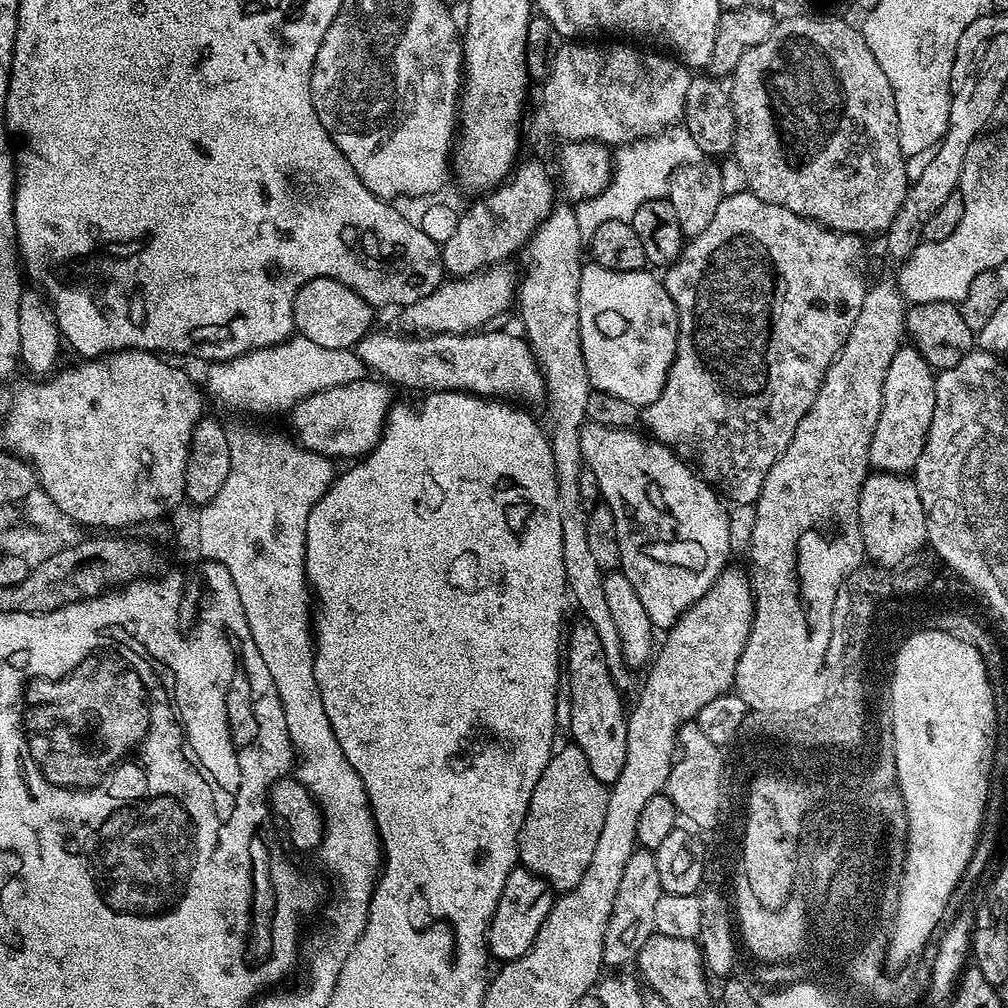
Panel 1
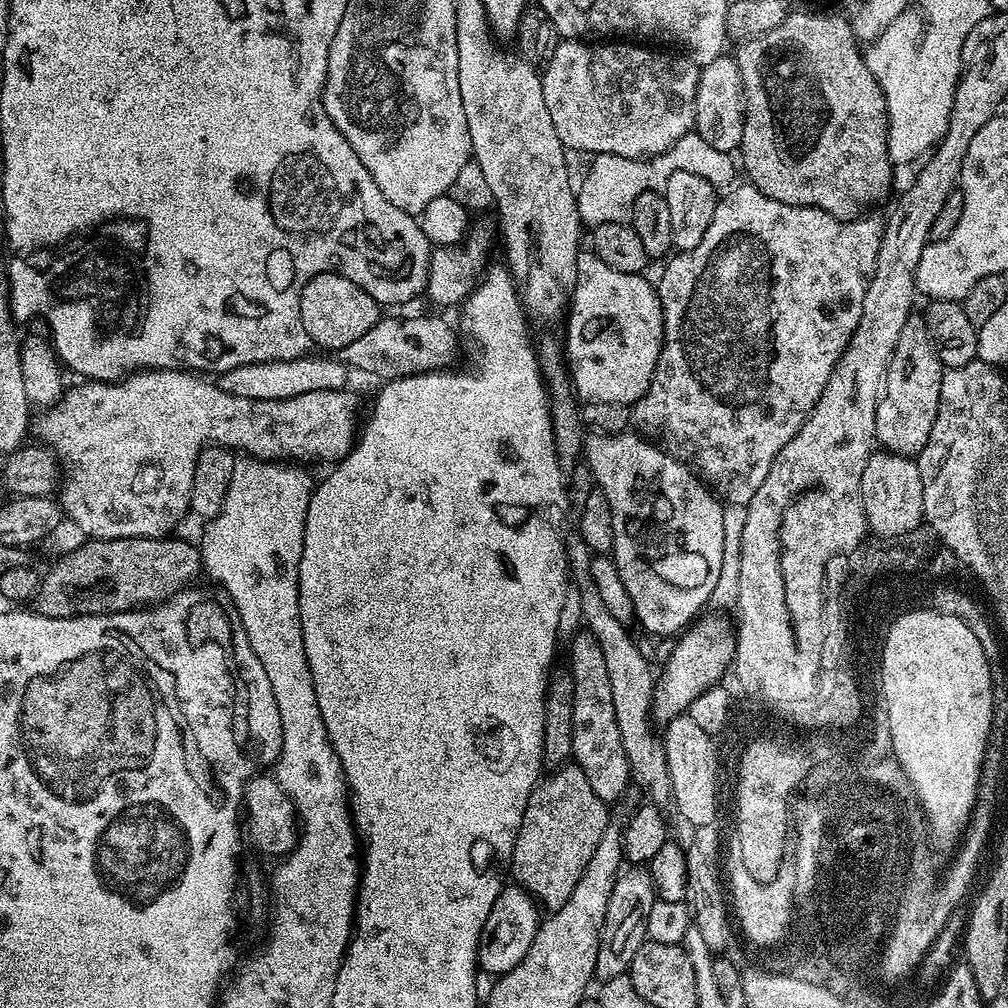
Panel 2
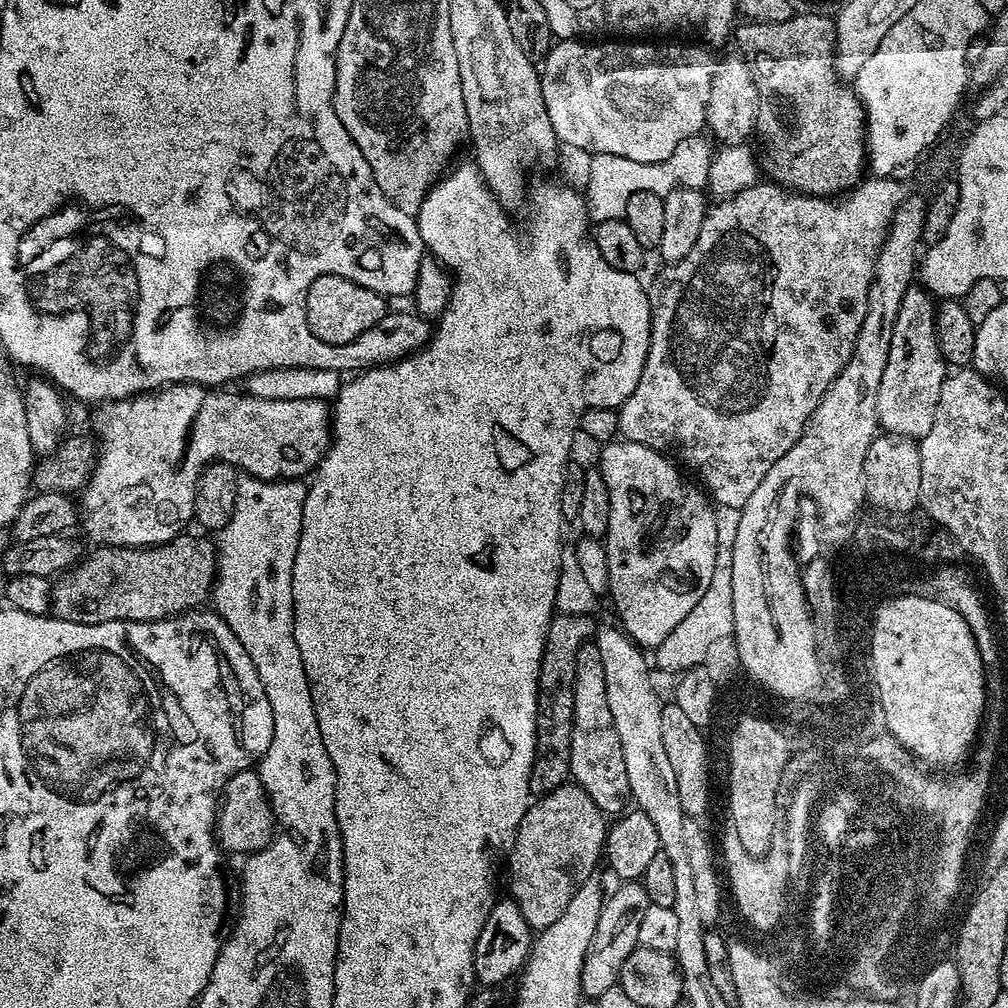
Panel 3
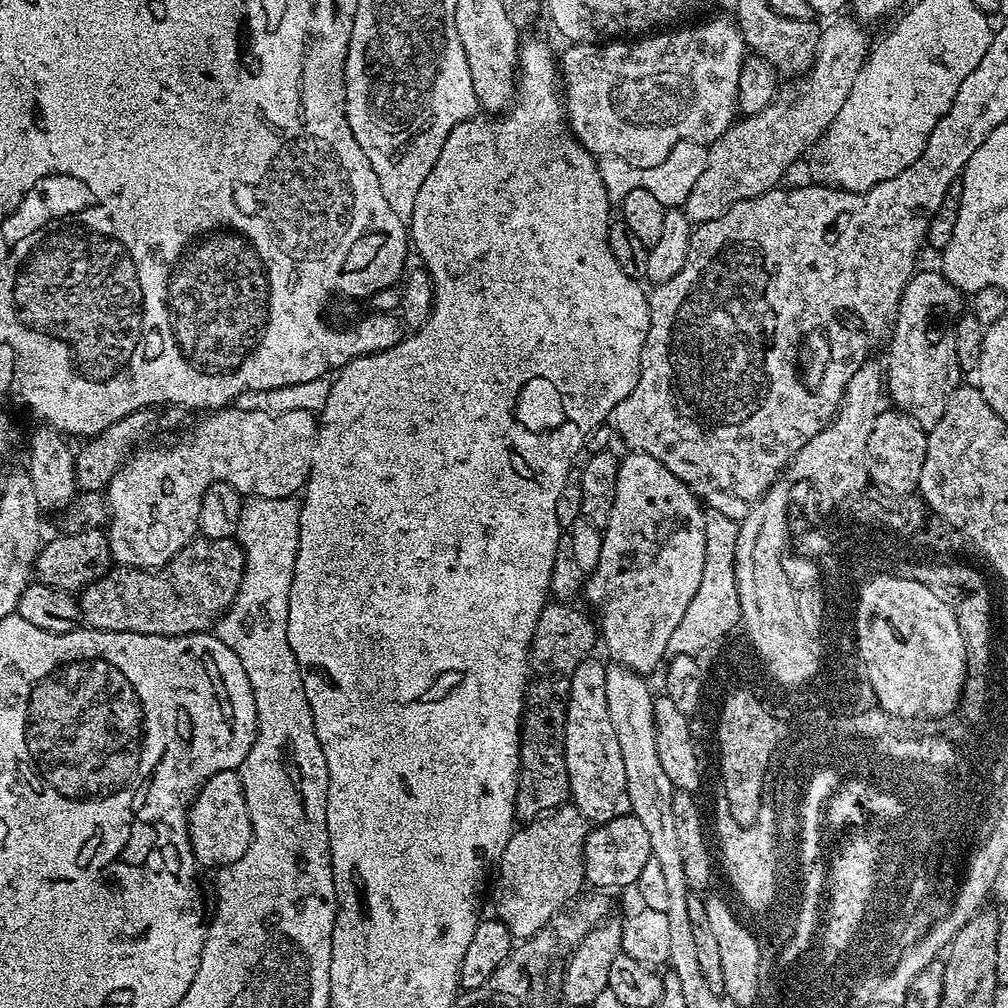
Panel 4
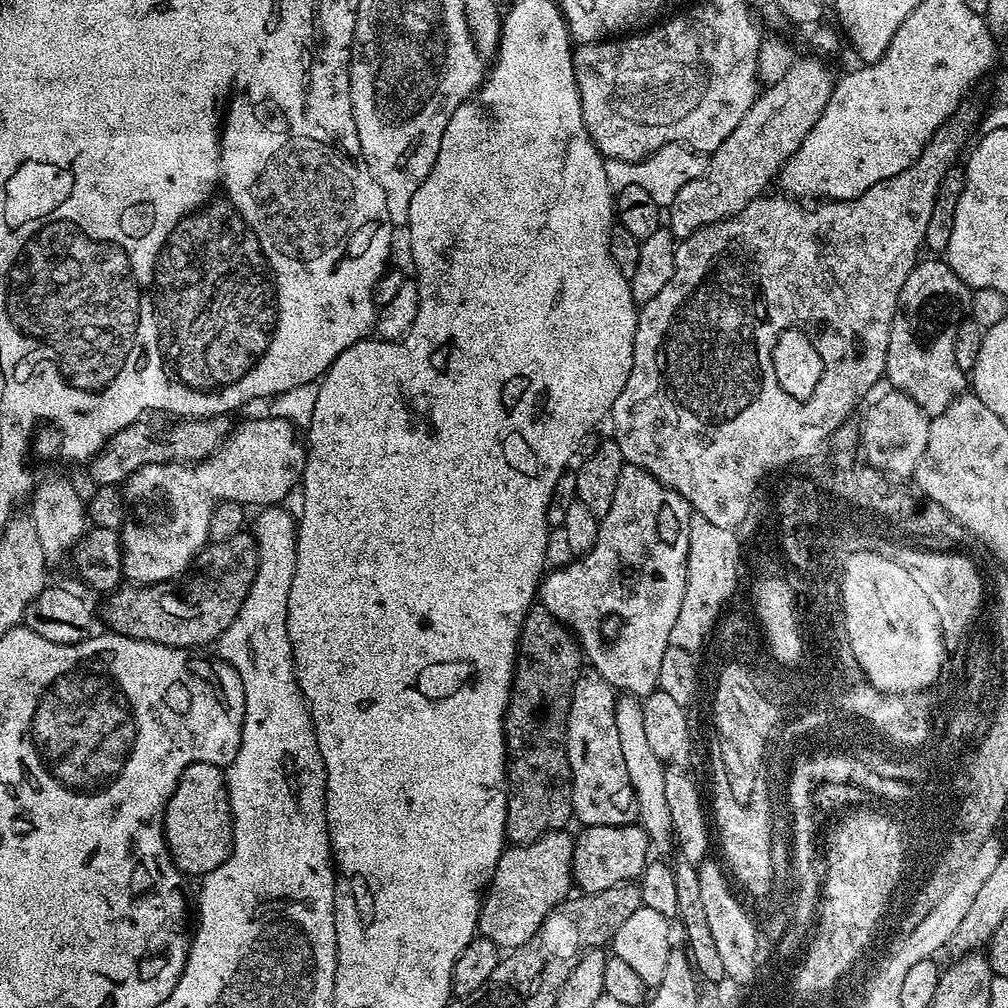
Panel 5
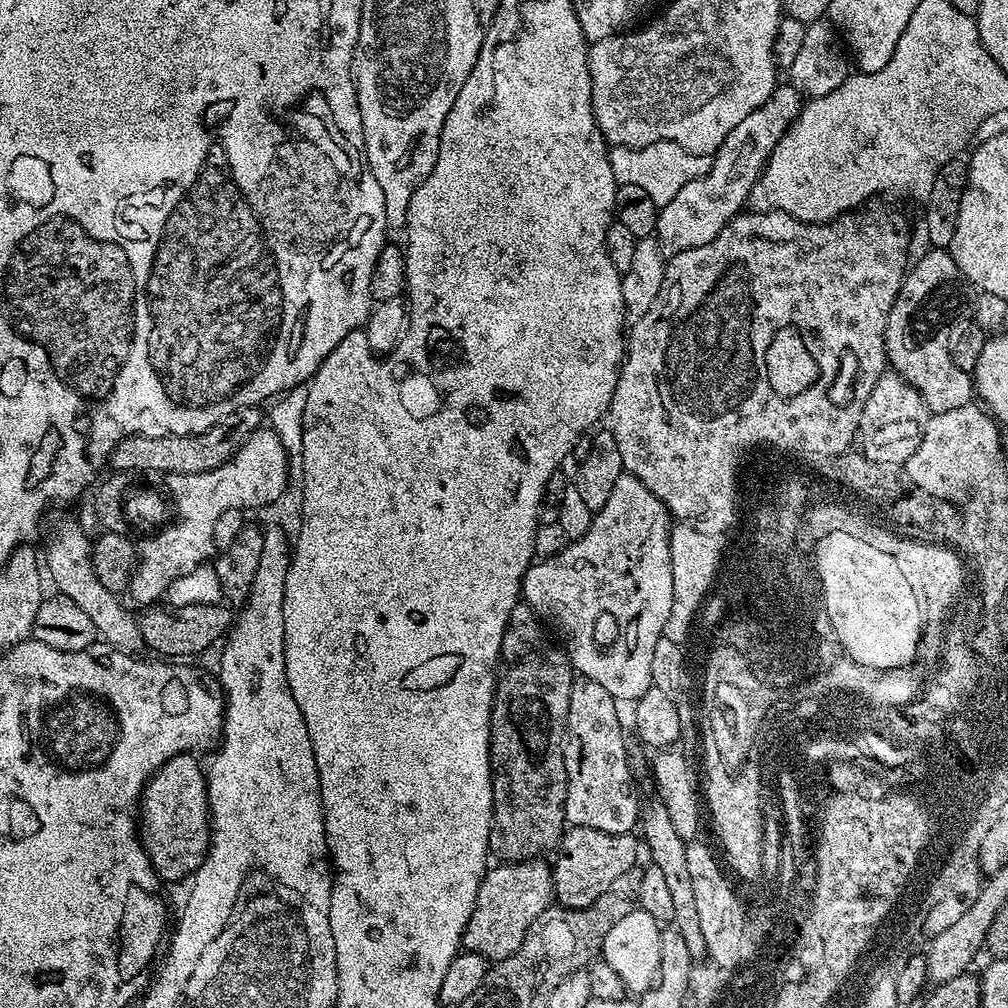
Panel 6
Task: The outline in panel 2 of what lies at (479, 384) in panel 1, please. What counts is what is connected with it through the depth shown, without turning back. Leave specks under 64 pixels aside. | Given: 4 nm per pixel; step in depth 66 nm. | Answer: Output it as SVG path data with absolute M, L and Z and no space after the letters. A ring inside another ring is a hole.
M388 320L379 322L358 342L339 349L339 359L349 369L357 368L360 372L369 372L377 376L377 381L400 380L403 376L413 376L423 372L439 372L447 369L456 356L456 336L444 320Z

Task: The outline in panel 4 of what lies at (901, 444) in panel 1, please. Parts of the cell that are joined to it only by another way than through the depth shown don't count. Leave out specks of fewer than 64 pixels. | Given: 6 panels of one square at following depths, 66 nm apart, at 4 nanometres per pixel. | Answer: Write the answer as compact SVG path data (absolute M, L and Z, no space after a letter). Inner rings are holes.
M917 270L908 279L902 290L902 298L896 307L896 314L890 324L892 341L888 344L888 368L886 364L886 396L893 400L895 407L911 416L921 428L931 430L942 418L953 388L961 383L962 369L956 359L956 333L952 319L961 315L960 289L954 287L938 270L923 272Z

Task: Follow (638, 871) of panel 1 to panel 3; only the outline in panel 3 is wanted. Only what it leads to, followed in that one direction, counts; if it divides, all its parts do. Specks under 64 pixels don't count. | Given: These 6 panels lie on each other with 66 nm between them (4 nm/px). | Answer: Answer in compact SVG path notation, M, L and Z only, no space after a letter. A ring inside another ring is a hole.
M624 882L619 886L621 888L613 896L611 893L605 899L602 914L598 918L598 930L594 930L594 938L588 948L580 979L580 991L585 997L599 998L606 990L616 986L623 963L639 945L639 926L649 906L648 895L640 882Z

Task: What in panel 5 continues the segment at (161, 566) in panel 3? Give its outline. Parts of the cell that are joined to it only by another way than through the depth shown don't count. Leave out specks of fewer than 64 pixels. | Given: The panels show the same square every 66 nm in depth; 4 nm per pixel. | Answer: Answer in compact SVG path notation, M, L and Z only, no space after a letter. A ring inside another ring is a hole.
M241 530L230 538L209 543L202 553L208 589L201 596L183 600L163 584L137 586L131 582L107 593L102 620L118 636L149 640L171 648L200 650L203 644L215 645L220 635L234 622L258 570L258 546L251 531Z

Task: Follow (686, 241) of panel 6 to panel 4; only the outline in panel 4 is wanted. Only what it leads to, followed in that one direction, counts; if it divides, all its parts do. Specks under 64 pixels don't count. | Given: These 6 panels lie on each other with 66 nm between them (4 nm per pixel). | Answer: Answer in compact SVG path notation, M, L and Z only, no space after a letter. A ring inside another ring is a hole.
M855 19L840 20L833 28L819 33L816 51L811 57L812 69L805 76L800 76L789 88L781 87L772 103L768 104L758 114L737 119L722 135L707 145L702 174L696 176L688 197L682 201L682 211L693 225L704 224L722 215L731 204L743 200L752 200L758 194L769 192L781 183L780 180L788 172L788 167L803 154L811 149L824 135L830 122L842 110L842 102L850 94L850 86L854 86L854 78L863 68L868 58L870 44L868 36L860 28Z

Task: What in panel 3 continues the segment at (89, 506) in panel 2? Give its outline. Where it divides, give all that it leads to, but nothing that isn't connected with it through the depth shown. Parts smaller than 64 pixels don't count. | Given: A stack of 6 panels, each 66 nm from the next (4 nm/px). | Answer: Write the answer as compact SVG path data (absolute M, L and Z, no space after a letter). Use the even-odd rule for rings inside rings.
M170 384L157 387L150 392L141 392L140 395L130 396L126 400L104 402L95 409L95 412L97 412L92 424L96 427L97 433L95 432L95 435L100 439L98 444L99 455L96 457L96 466L92 470L92 476L88 479L87 486L82 489L78 496L78 512L82 517L82 528L84 524L84 532L93 540L93 545L109 548L154 548L158 544L170 544L175 536L181 535L187 529L184 527L188 523L190 525L193 523L192 511L194 510L196 487L201 474L204 473L209 464L217 462L231 464L241 473L257 476L260 480L295 480L307 477L323 460L324 455L328 452L329 444L332 443L332 417L327 399L307 396L306 398L267 400L266 398L247 395L243 391L240 391L241 393L228 391L232 390L217 390L215 387L203 384Z

